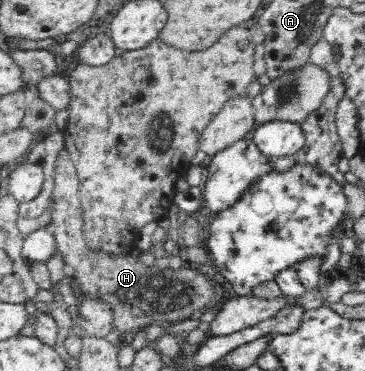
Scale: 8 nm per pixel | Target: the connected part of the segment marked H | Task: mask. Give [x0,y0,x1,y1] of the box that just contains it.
[50,148,213,344]

